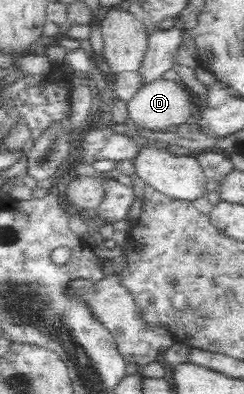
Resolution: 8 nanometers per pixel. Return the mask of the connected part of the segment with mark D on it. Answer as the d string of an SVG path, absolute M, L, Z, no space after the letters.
M164 78L146 82L126 104L138 126L155 132L165 132L191 118L192 104L181 86Z

